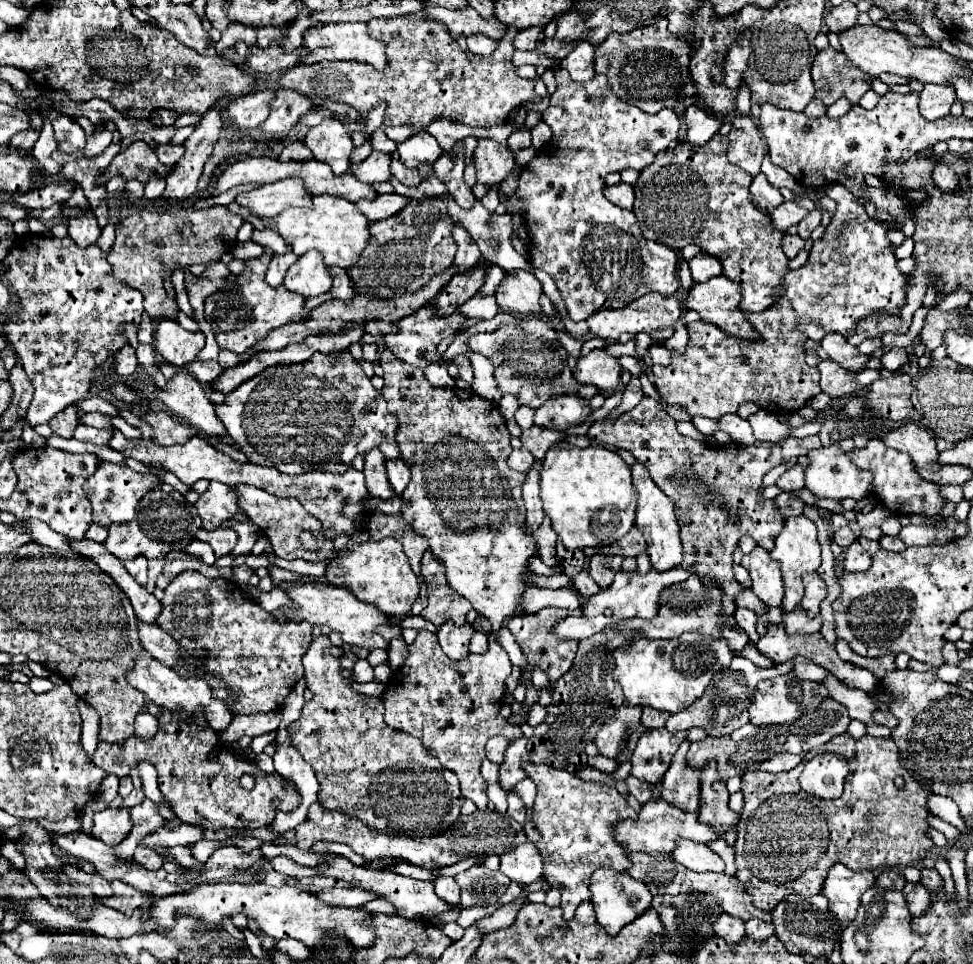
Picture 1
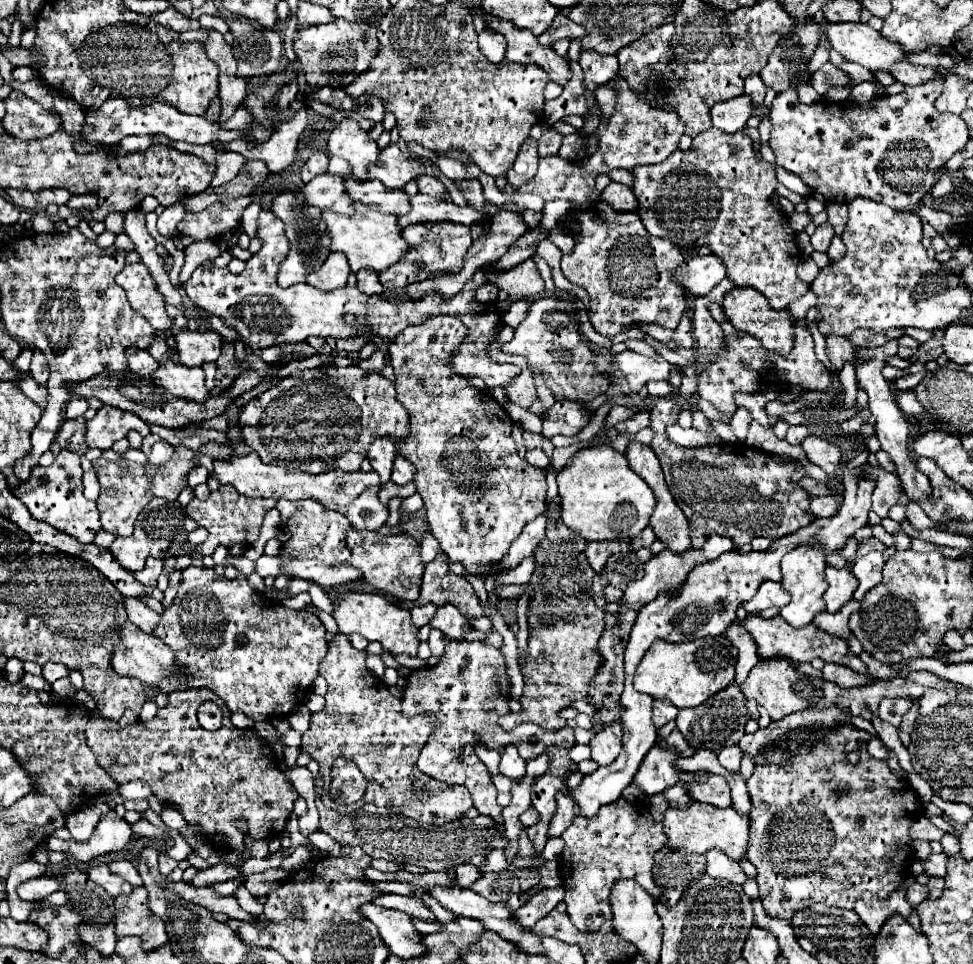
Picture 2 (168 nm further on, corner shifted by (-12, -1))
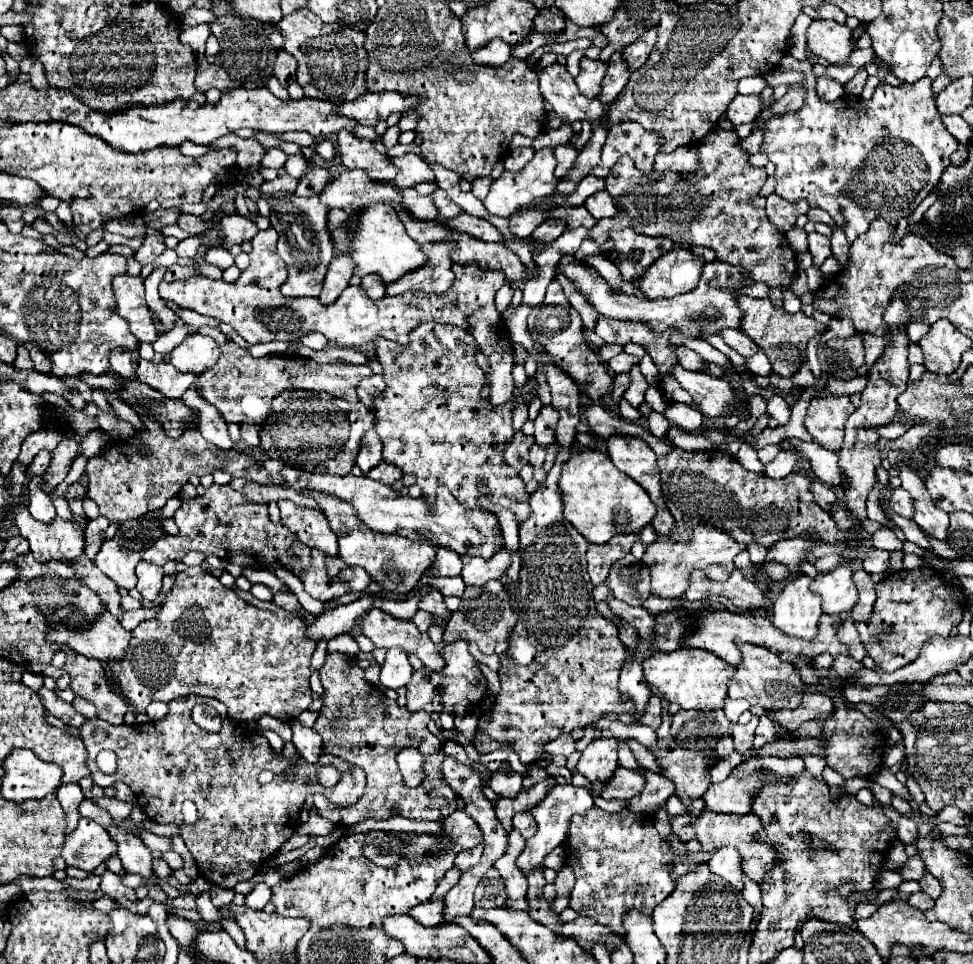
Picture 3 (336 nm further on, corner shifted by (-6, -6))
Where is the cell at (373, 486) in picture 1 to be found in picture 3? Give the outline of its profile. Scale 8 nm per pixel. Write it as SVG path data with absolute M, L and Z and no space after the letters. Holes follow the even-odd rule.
M369 430L363 434L361 438L361 446L359 446L359 454L357 454L357 466L363 470L363 474L367 474L373 466L377 466L381 462L381 440L377 436L375 430Z

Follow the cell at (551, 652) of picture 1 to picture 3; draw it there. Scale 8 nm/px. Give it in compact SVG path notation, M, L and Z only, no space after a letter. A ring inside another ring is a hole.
M555 464L539 488L531 494L531 514L519 524L519 620L509 634L509 648L499 656L501 668L497 670L501 690L495 696L495 704L489 710L491 720L479 720L479 732L473 740L475 750L483 754L483 740L497 740L511 744L519 754L522 764L531 764L541 758L545 742L555 740L561 734L569 734L575 728L585 728L597 722L603 714L633 714L635 706L629 696L619 692L619 672L627 658L625 648L617 640L617 628L603 618L593 604L593 584L587 574L585 552L589 542L563 518L563 504L559 494L561 464Z

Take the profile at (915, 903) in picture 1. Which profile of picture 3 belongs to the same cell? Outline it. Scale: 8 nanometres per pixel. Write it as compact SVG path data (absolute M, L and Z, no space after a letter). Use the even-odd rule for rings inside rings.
M929 872L923 874L923 878L919 880L919 884L921 884L921 890L927 892L933 900L941 894L941 884L939 884L939 880L937 880L933 874L929 874Z

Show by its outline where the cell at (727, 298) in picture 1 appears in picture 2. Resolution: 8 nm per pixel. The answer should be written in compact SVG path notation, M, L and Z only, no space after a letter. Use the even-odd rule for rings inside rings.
M735 287L735 289L727 291L723 297L723 313L735 329L759 337L763 347L767 347L769 351L775 351L779 355L787 355L791 351L791 347L793 347L791 315L787 315L787 311L773 311L769 307L767 299L763 299L763 295L759 291L755 291L751 287Z

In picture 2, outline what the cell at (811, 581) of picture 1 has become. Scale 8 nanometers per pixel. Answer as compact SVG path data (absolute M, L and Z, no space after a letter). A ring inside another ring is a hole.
M827 567L825 571L825 581L829 583L827 591L823 593L823 601L825 601L825 611L827 613L835 613L839 611L839 607L853 597L853 591L857 587L855 577L851 575L851 571L847 567L843 569L835 569L835 567Z

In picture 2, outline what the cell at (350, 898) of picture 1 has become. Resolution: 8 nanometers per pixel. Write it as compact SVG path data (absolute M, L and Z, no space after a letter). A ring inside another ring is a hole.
M381 893L373 899L375 905L381 907L391 907L391 909L399 909L411 917L423 919L423 921L435 921L435 915L431 909L427 909L419 899L415 897L405 897L405 895L391 895L391 893Z

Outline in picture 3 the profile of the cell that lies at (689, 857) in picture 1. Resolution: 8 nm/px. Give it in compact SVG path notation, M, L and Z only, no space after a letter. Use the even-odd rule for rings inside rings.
M721 848L713 854L713 858L707 862L713 874L725 878L729 884L733 884L737 890L743 890L743 872L741 872L741 856L735 848Z

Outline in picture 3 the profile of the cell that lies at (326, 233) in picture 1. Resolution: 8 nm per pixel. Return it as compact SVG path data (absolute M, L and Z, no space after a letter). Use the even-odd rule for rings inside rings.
M373 204L371 208L365 208L359 214L357 230L351 236L351 258L357 262L355 274L367 276L367 274L379 274L385 284L399 280L401 276L427 266L427 256L421 252L419 244L409 238L403 222L397 216L397 210L387 204Z

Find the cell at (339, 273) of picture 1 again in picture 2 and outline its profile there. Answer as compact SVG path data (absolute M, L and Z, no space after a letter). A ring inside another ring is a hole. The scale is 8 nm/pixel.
M361 269L355 273L357 275L357 289L365 295L379 295L383 293L383 285L377 279L377 273L371 269Z

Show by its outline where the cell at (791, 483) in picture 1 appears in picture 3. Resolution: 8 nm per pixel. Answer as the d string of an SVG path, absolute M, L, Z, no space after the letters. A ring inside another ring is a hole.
M813 482L813 484L811 484L811 492L815 494L815 500L817 500L817 504L819 504L823 510L829 510L831 504L837 500L835 490L829 488L829 486L823 484L823 482Z

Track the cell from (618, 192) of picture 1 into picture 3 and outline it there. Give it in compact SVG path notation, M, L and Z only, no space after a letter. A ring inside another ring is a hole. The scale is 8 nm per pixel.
M601 190L601 192L595 192L593 196L589 196L585 200L585 208L593 214L593 218L601 220L601 218L613 218L613 214L617 212L615 204L613 204L613 198L609 196L607 190Z

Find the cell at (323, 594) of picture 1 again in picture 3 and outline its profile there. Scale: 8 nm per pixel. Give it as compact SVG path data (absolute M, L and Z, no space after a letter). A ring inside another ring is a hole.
M373 608L367 616L361 618L361 628L367 638L373 640L377 648L393 648L399 646L407 654L417 654L423 666L439 672L445 666L443 656L435 650L429 634L417 630L411 620L397 620L377 608Z

